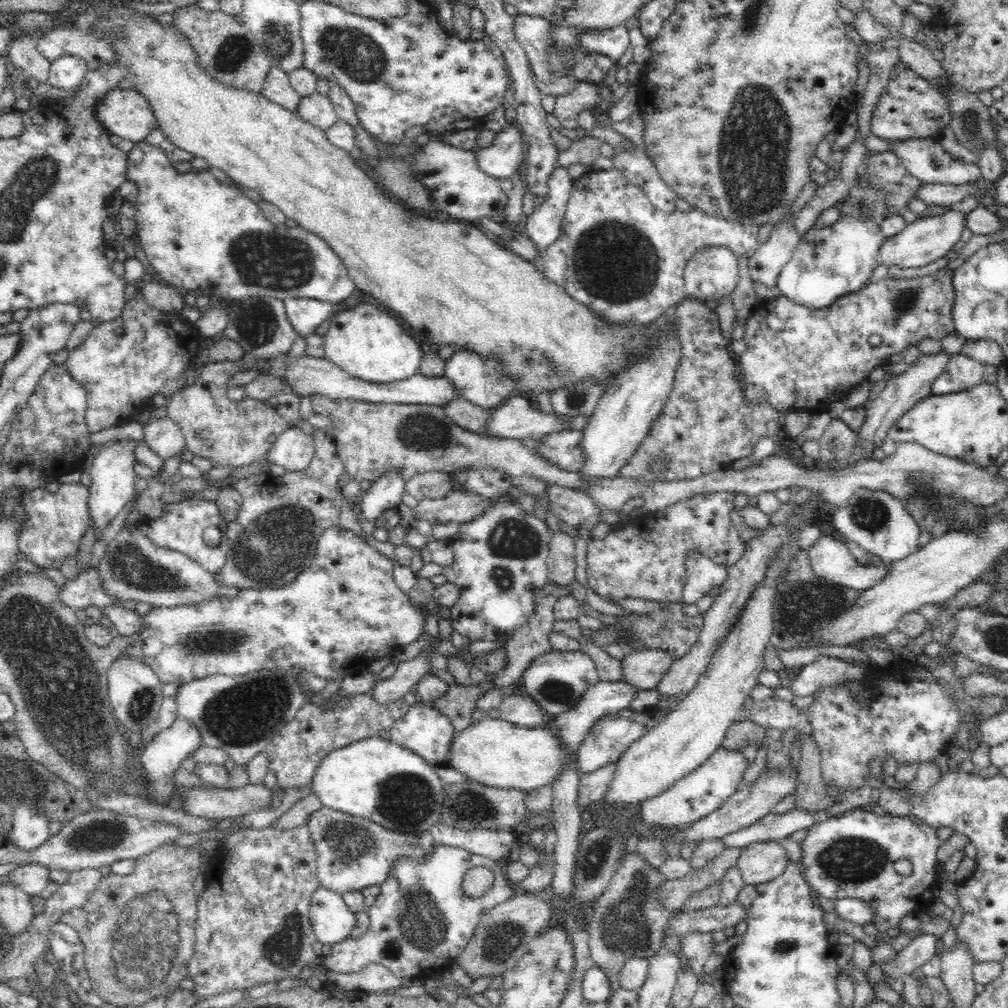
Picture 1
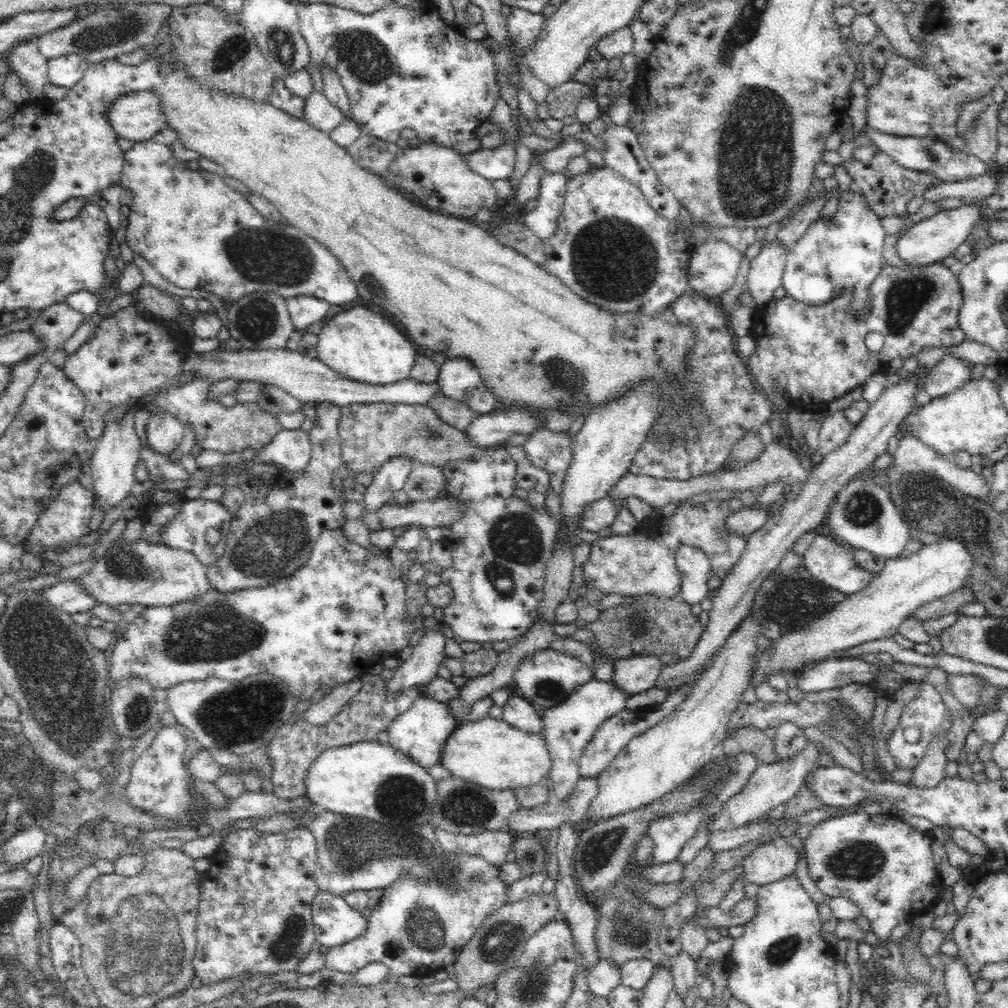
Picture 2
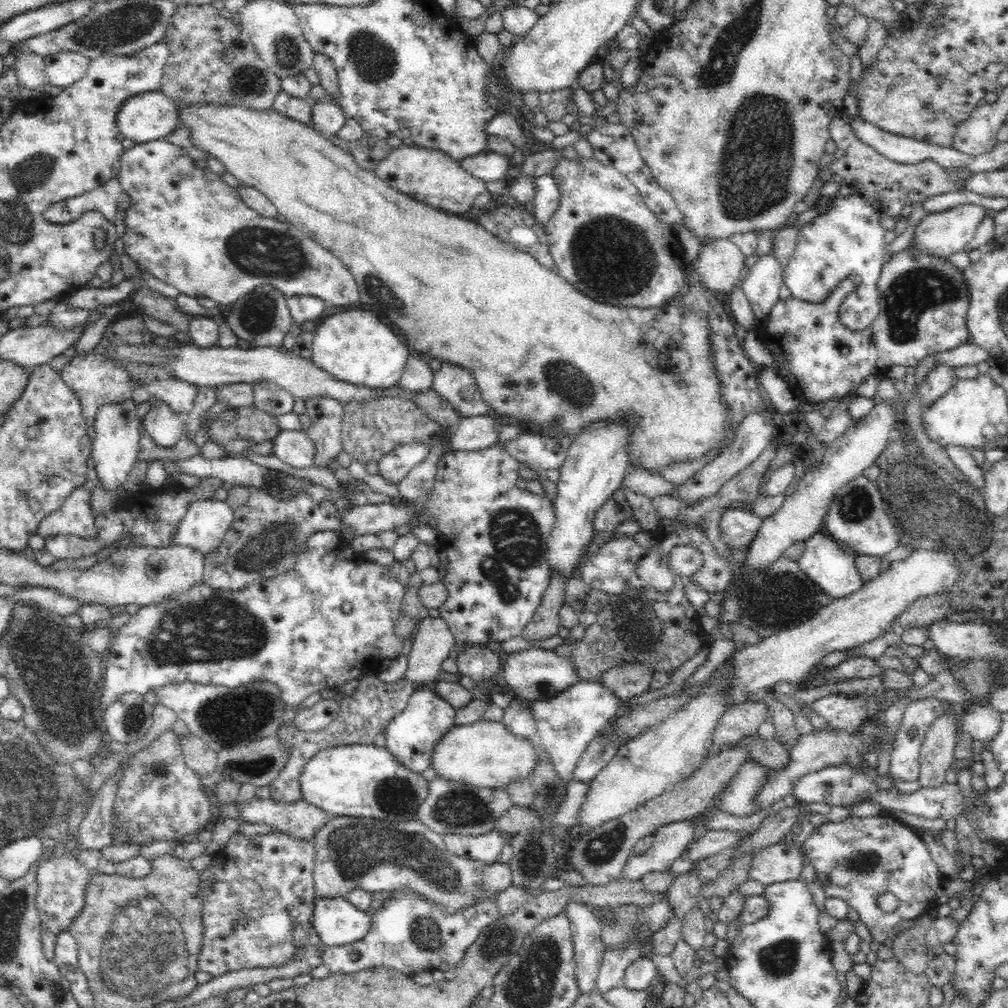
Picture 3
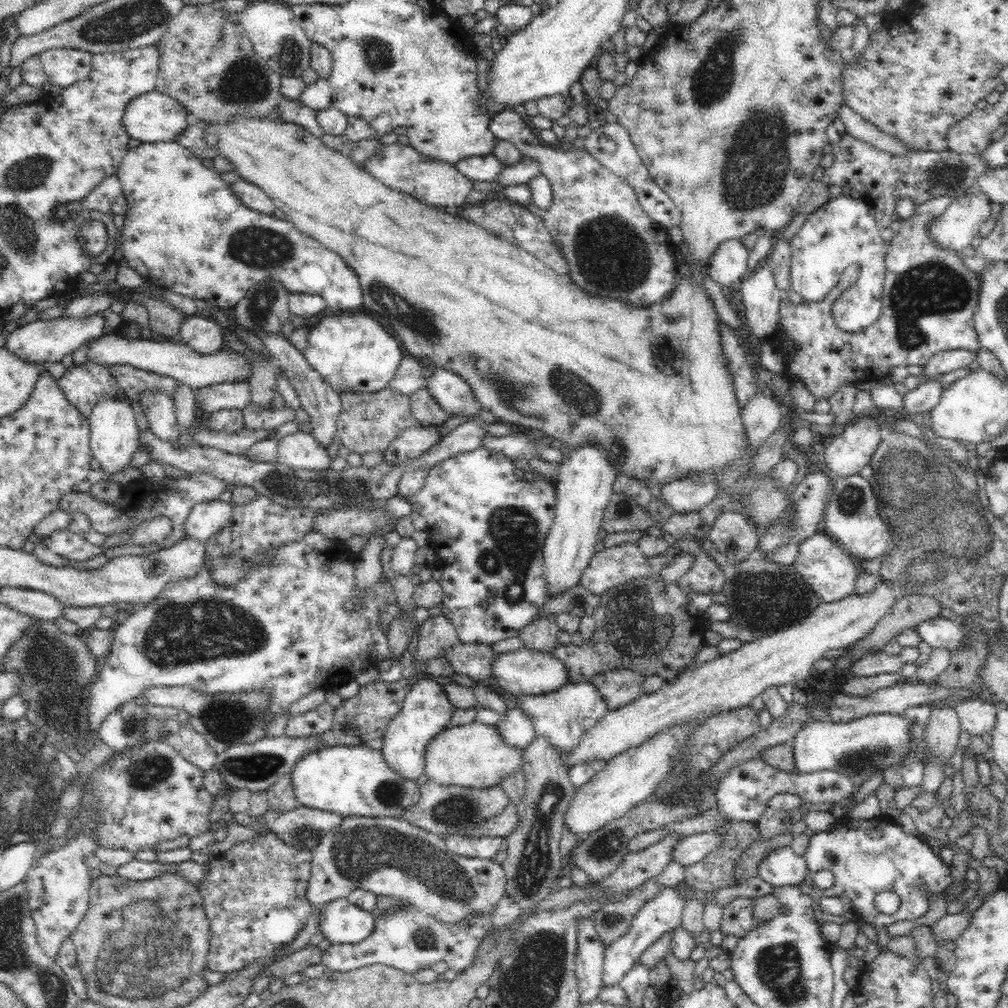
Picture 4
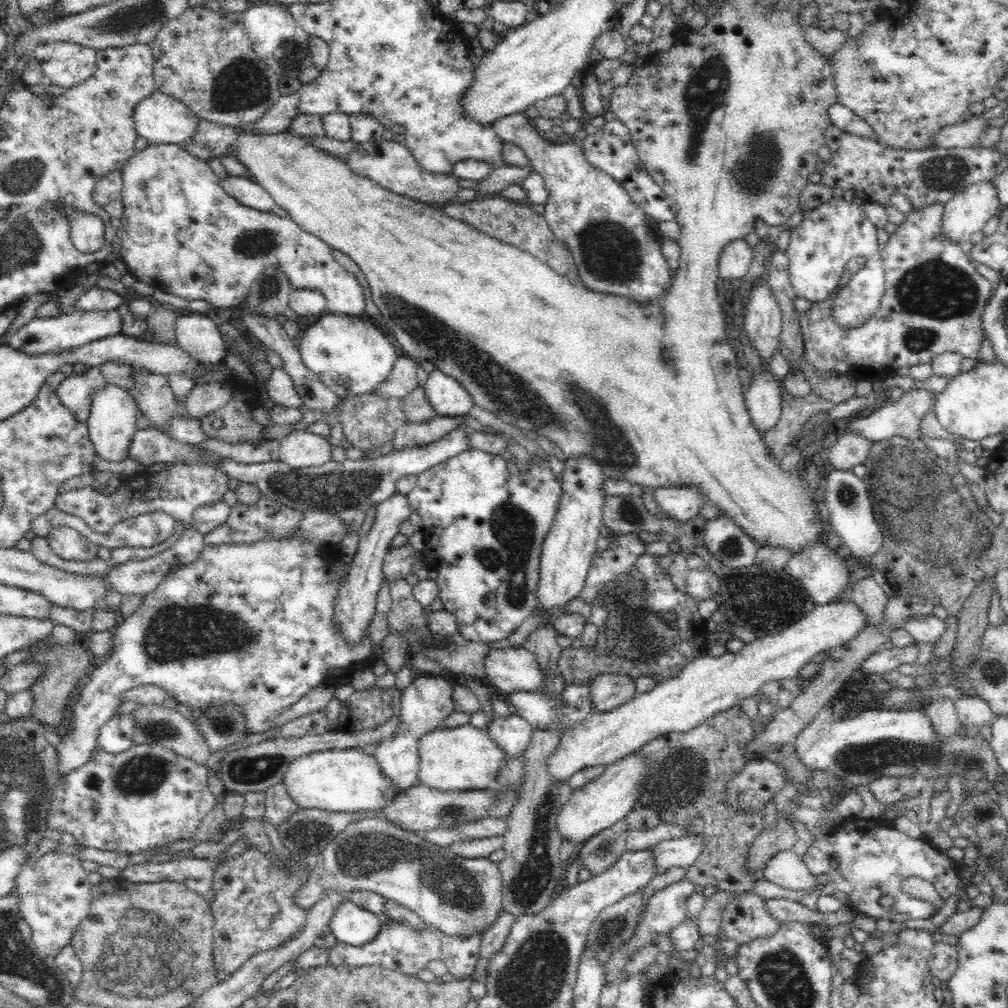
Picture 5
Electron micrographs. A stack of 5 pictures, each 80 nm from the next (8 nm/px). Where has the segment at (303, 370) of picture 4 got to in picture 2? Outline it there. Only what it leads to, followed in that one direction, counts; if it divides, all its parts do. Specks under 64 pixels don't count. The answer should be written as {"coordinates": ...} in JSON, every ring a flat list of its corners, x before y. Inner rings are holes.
{"coordinates":[[321,402,315,406,317,420,309,433,311,440,311,459,301,472,284,472,278,474,278,482,260,482,251,479,236,484,244,493,245,502,240,510,231,517,228,534,226,534,225,553,207,569,207,577,214,590,231,593,246,587,265,587,269,583,278,582,279,578,290,578,295,570,306,566,311,550,319,534,326,529,340,528,344,525,344,512,341,502,332,487,332,478,343,464,341,446,338,438,338,418,340,407,334,403]]}

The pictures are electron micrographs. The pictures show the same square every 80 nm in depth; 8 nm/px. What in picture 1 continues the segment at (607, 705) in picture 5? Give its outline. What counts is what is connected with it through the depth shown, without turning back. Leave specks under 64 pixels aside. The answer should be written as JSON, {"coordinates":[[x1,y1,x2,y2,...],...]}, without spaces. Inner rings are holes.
{"coordinates":[[632,648,621,661,623,680,639,690,656,689,664,673,676,662,669,652,658,648]]}

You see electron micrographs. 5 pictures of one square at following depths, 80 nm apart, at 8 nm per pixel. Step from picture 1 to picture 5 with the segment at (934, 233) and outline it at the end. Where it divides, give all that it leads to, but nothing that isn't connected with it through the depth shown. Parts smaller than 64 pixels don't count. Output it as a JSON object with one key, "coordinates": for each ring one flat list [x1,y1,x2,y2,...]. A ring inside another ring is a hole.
{"coordinates":[[978,181,967,186,944,203,941,235,957,245,970,241,974,233,983,230,988,219,998,216,1000,204,998,193,990,181]]}

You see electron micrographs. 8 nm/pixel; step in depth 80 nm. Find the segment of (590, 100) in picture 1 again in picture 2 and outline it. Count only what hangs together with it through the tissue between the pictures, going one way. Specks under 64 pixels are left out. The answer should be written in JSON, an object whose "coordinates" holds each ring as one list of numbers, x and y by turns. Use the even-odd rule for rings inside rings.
{"coordinates":[[573,78,556,87,545,98,550,107,550,116,556,120,562,120,566,116,574,116,577,104,584,97,596,98,593,87,576,82]]}

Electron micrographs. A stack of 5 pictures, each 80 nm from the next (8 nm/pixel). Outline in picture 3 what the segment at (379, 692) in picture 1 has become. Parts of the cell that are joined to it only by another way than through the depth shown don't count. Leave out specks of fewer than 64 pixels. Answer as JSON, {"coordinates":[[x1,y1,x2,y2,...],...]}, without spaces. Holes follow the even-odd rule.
{"coordinates":[[425,617,414,631,413,647,405,656,405,670,398,679,406,679,416,686,438,678,441,664,448,658,451,648,459,647,444,619]]}

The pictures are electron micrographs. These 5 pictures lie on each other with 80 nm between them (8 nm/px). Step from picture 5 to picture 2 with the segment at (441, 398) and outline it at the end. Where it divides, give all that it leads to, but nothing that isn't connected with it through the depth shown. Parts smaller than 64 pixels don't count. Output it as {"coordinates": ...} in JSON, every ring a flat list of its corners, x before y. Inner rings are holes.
{"coordinates":[[447,358,437,378,441,394,467,404,479,414,499,408,497,396,482,380,480,369,466,358]]}

